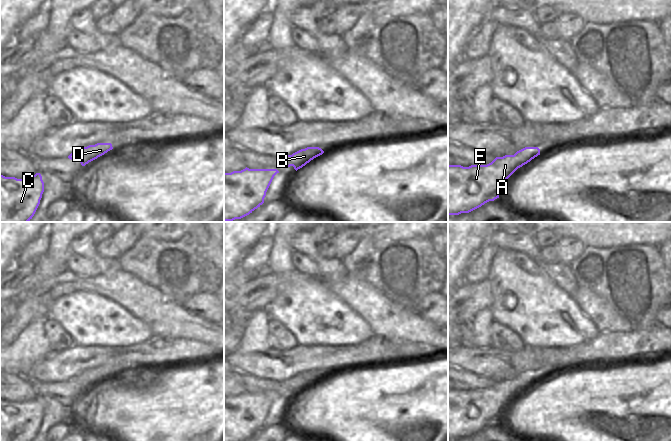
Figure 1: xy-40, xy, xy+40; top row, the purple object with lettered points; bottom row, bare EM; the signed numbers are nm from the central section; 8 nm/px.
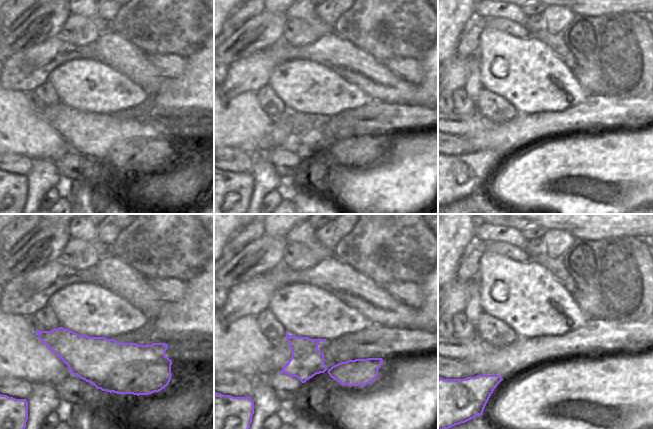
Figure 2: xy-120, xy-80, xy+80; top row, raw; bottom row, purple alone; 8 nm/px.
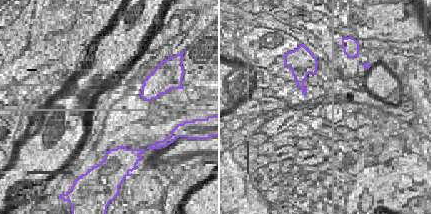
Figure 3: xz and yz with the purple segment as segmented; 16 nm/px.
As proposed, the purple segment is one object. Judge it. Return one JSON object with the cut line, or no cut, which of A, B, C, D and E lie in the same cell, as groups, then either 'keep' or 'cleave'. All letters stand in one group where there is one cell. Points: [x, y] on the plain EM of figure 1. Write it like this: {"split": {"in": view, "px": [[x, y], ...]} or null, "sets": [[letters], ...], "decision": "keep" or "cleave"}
{"split": {"in": "xy+40", "px": [[514, 378], [518, 391]]}, "sets": [["A", "C", "E"], ["B", "D"]], "decision": "cleave"}

